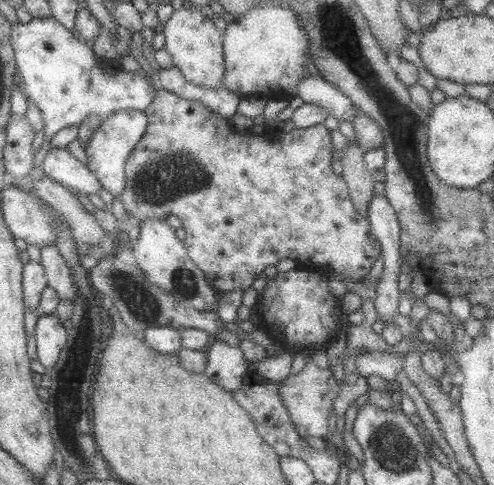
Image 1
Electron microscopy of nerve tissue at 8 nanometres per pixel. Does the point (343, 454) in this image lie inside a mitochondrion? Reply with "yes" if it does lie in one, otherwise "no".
no

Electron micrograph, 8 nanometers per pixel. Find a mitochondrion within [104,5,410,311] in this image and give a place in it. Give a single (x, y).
(163, 179)

